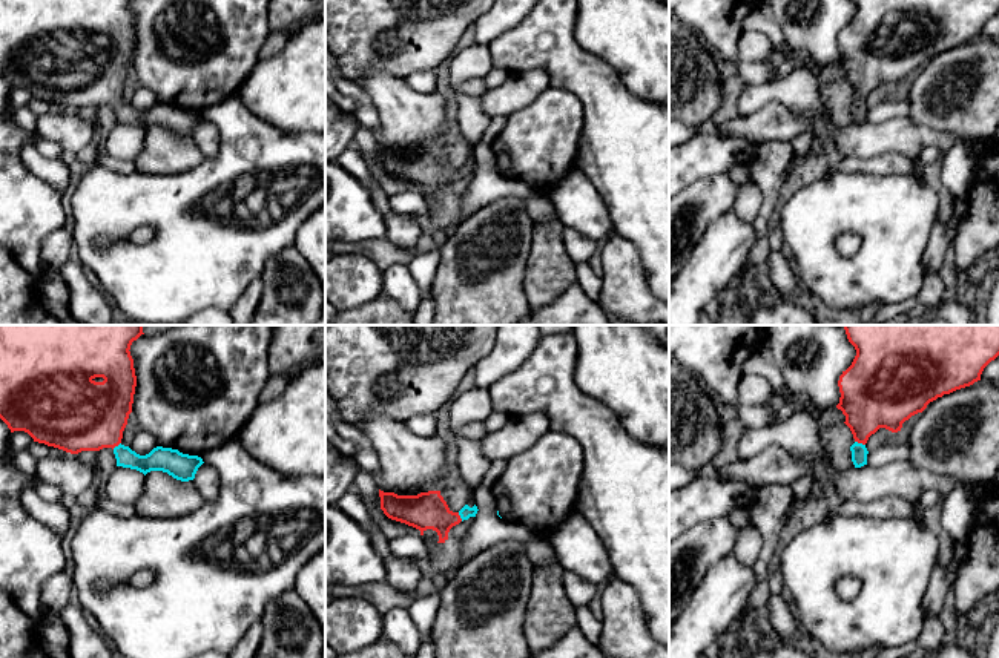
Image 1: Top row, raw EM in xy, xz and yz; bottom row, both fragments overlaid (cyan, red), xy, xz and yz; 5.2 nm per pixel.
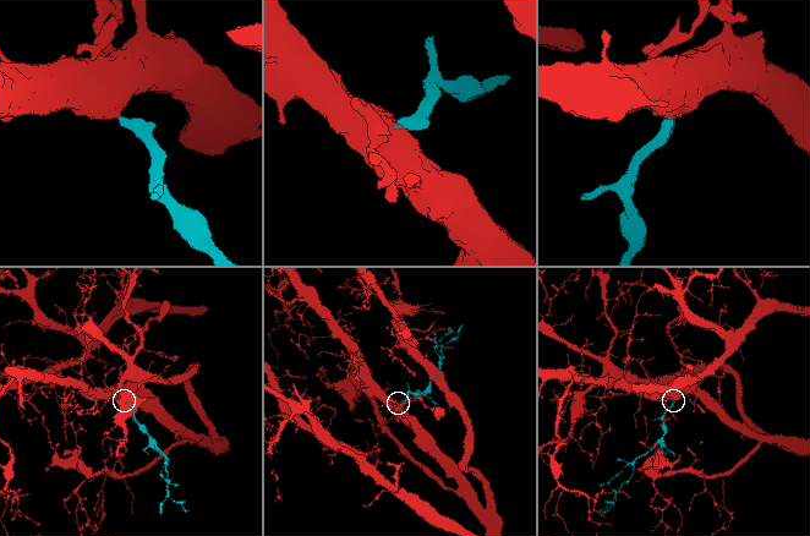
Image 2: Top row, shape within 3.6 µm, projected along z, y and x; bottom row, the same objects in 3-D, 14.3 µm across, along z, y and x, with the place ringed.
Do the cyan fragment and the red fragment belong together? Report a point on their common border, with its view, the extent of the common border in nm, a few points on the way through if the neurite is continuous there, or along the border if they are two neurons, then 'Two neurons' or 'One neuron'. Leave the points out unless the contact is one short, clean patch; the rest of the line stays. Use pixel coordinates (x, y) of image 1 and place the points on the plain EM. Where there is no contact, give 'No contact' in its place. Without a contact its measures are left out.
Touches cyan at yz (860, 100). Shared border 60 nm. Path across: yz (860, 109), (860, 100), (872, 54). One neuron

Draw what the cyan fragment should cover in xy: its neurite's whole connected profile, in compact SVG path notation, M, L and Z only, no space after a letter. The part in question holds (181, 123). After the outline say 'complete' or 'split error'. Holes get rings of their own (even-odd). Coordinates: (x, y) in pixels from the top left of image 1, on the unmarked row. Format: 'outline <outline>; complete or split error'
outline M0 0L0 75L11 89L25 87L34 98L63 106L71 110L112 104L117 123L143 129L163 127L176 137L195 135L204 120L198 112L183 110L178 106L157 103L140 112L121 100L123 87L132 69L137 32L130 12L132 0Z; split error

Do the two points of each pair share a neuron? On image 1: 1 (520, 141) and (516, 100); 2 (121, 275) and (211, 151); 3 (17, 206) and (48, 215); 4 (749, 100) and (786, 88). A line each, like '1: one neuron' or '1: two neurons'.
1: two neurons
2: two neurons
3: one neuron
4: one neuron

